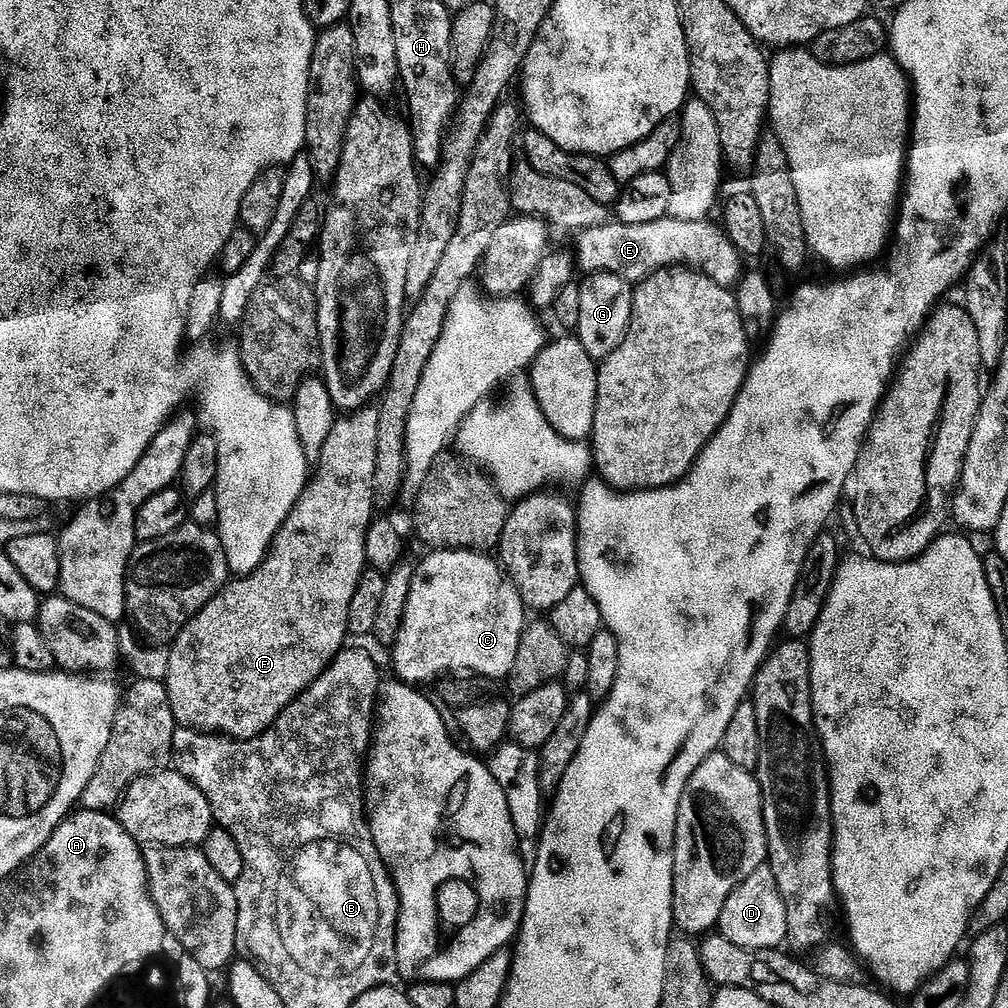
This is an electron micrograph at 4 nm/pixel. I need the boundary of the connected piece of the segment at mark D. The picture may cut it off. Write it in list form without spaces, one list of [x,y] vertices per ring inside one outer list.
[[[765,866],[754,870],[754,874],[750,874],[750,878],[746,878],[746,882],[737,886],[730,898],[726,898],[726,906],[722,906],[718,932],[730,942],[734,942],[734,946],[753,950],[776,950],[783,945],[780,943],[788,940],[786,902],[778,890],[778,882],[771,867]]]

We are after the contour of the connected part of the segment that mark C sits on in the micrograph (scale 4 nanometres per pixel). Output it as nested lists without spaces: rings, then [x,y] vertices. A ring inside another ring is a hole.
[[[467,550],[433,551],[420,565],[415,565],[412,574],[410,598],[391,649],[392,660],[396,663],[395,675],[403,683],[413,686],[424,686],[420,684],[435,681],[445,674],[460,674],[456,673],[460,671],[489,681],[503,681],[514,666],[514,658],[518,658],[518,646],[526,627],[524,615],[526,609],[520,595],[491,555]]]

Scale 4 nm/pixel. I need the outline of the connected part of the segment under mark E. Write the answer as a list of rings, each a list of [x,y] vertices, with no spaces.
[[[674,220],[621,224],[605,222],[597,228],[586,228],[576,240],[576,256],[581,273],[609,272],[625,282],[639,282],[660,268],[684,265],[706,274],[718,286],[732,290],[746,271],[745,257],[730,242],[719,223],[707,220]]]

